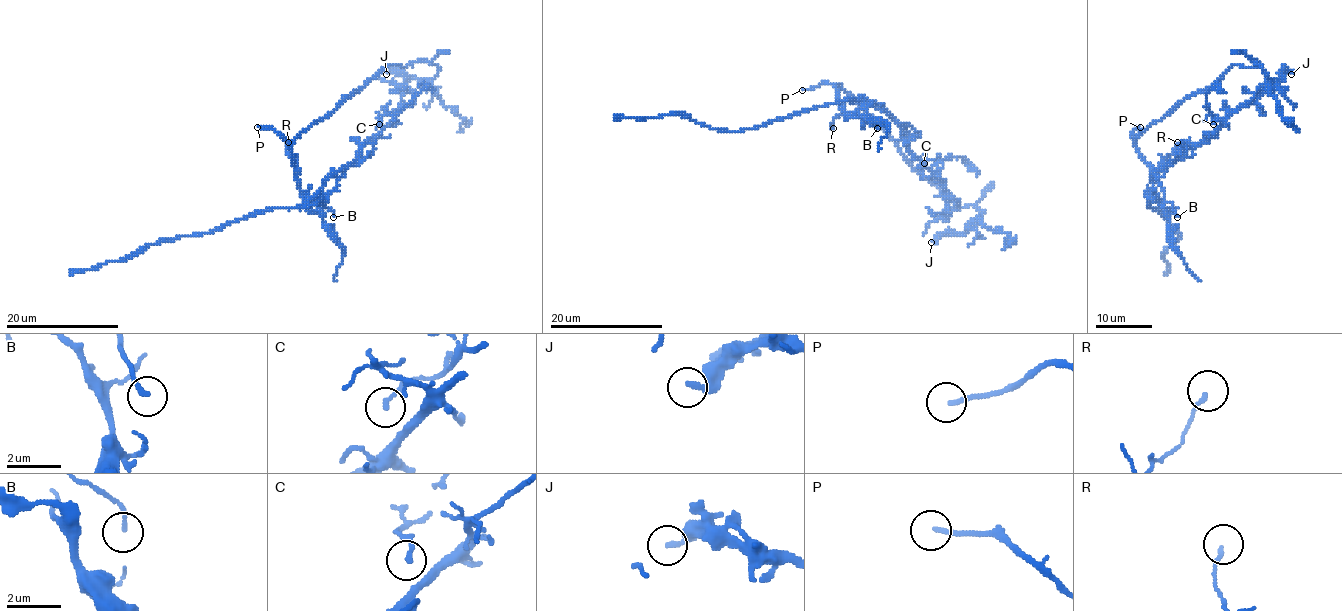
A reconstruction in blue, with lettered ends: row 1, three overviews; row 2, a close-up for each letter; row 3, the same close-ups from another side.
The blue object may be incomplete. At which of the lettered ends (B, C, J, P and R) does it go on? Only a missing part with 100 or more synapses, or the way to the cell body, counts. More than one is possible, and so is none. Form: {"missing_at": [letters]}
{"missing_at": ["P"]}

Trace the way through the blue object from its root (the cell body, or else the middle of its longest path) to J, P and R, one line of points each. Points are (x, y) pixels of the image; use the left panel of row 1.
J: (292, 159), (292, 142), (303, 131), (386, 67), (405, 68), (427, 59), (438, 68), (430, 79), (386, 74)
P: (292, 159), (292, 148), (282, 137), (270, 128), (257, 127)
R: (292, 159), (294, 170), (296, 163), (287, 152), (288, 142)

